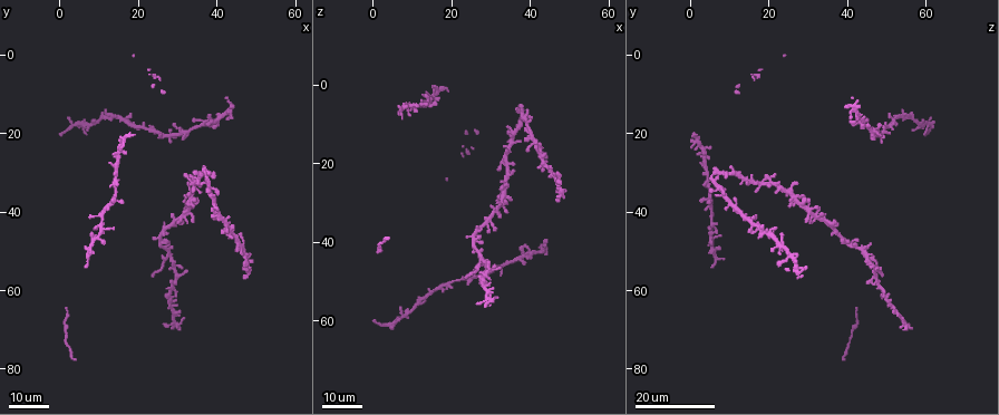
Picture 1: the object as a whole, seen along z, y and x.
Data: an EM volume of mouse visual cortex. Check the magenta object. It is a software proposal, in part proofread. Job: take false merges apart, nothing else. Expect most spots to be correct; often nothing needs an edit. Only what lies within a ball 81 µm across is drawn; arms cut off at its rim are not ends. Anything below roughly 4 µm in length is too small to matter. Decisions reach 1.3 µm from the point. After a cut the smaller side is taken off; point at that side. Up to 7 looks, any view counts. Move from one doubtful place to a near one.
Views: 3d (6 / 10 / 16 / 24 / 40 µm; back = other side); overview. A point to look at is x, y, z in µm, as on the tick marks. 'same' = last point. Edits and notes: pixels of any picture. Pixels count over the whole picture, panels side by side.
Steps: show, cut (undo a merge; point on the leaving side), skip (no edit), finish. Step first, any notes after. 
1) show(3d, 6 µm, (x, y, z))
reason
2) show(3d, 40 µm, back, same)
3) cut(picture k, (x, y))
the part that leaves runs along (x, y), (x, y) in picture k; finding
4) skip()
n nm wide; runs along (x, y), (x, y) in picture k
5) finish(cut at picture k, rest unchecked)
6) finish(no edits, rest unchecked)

show(3d, 24 µm, (39.5, 17.0, 42.0))
four or more arms meet

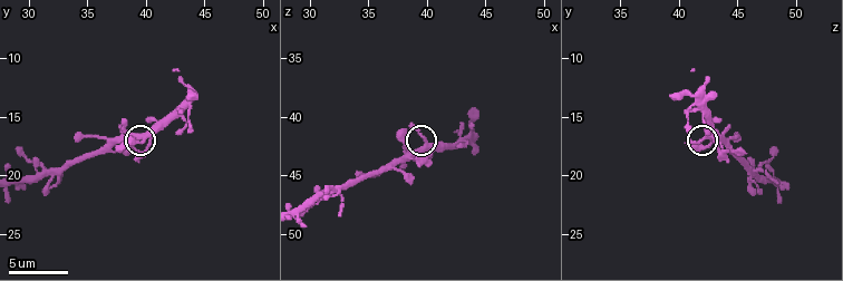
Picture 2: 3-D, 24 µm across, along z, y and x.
show(3d, 6 µm, (39.8, 17.0, 42.0))

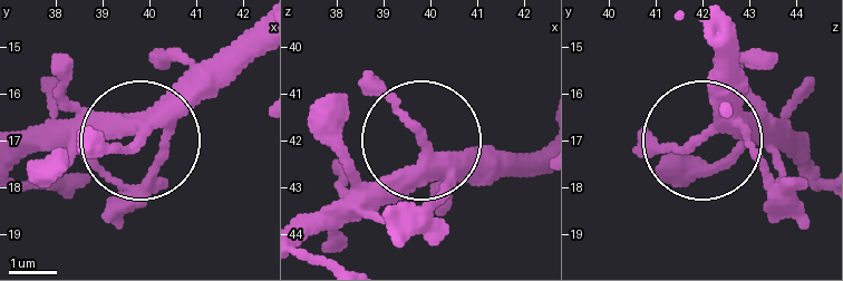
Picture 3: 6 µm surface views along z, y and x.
skip()
270 nm wide; continuous, no second neuron

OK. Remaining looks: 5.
show(3d, 24 µm, (27.5, 51.0, 45.0))
looks like a crossing

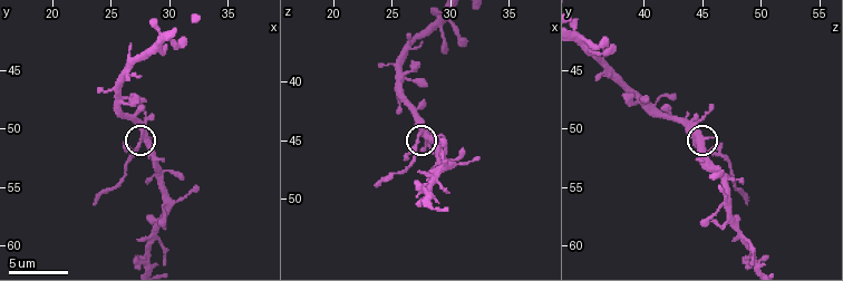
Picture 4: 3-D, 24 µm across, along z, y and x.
show(3d, 6 µm, (27.6, 51.0, 44.4))

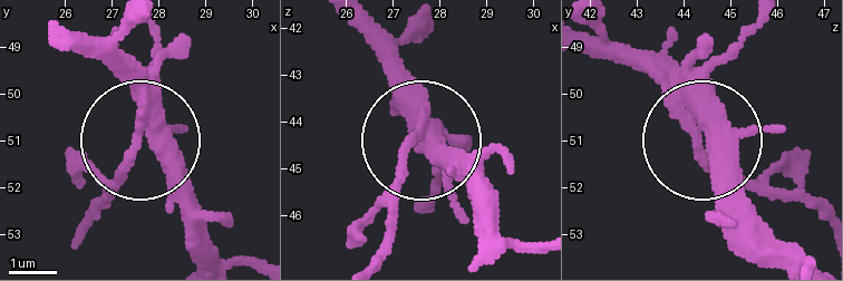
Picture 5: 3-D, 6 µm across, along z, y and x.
cut(picture 5, (122, 171))
370 nm wide; the part that leaves runs along (143, 112), (138, 144), (95, 215) in picture 5; a second neuron is stuck on

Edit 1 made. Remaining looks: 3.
show(3d, 24 µm, (35.5, 30.5, 12.0))

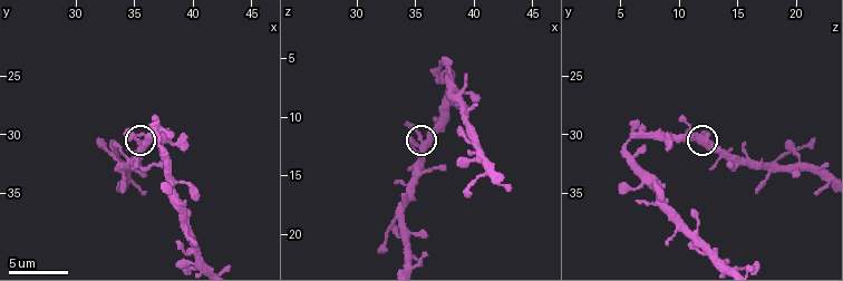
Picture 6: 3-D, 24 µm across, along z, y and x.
show(3d, 6 µm, (36.2, 30.2, 12.0))

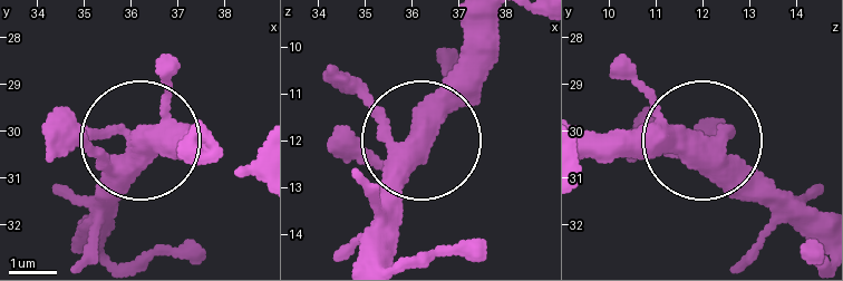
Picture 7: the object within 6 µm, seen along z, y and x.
skip()
420 nm wide; one neuron here

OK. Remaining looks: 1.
show(3d, 16 µm, (32.4, 31.4, 20.0))
four arms meet

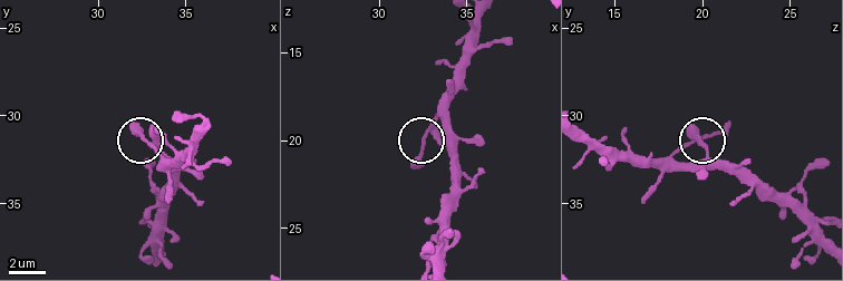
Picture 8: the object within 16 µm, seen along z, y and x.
skip()
4 arms; all the same neuron

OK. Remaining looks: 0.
finish(cut at picture 5, rest unchecked)

